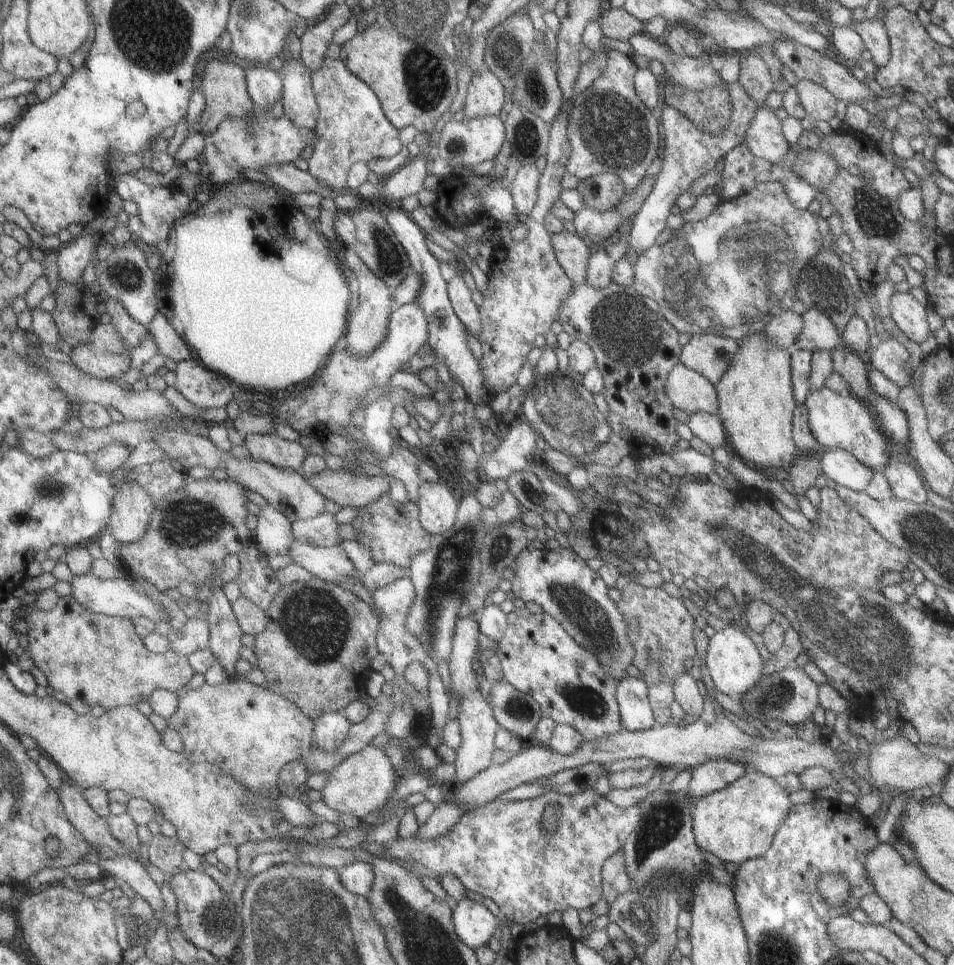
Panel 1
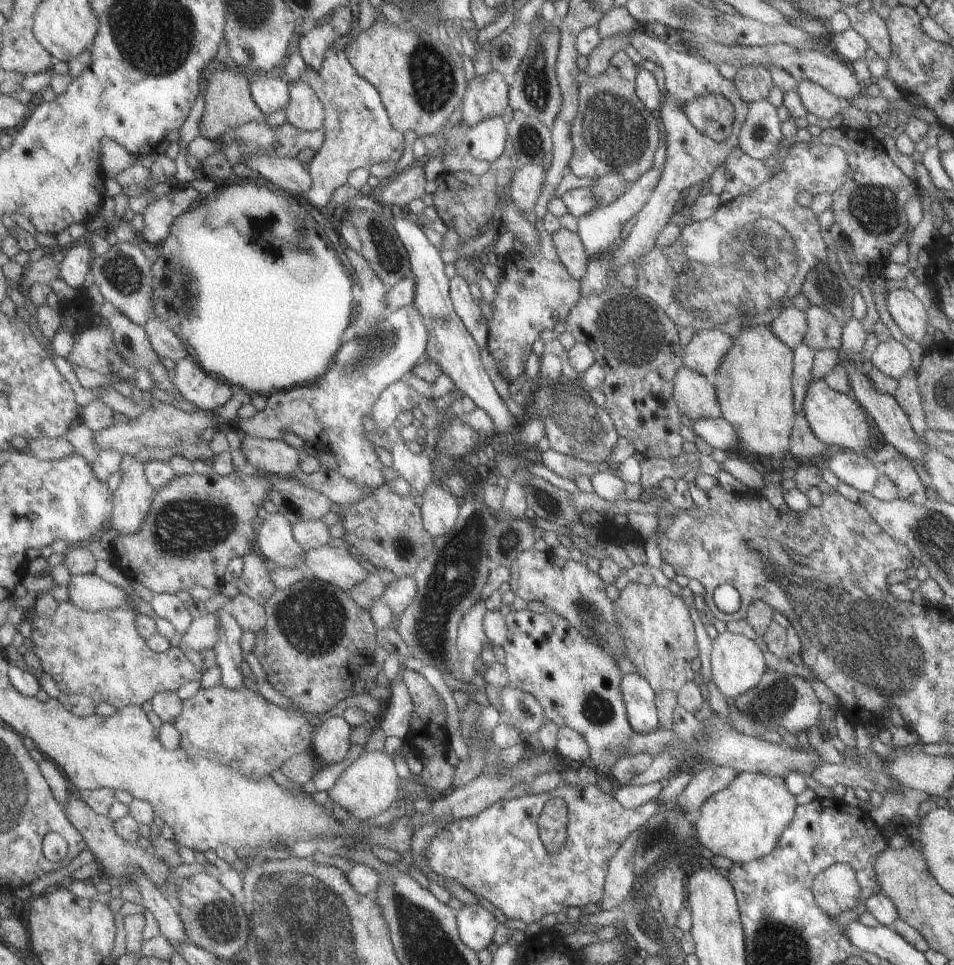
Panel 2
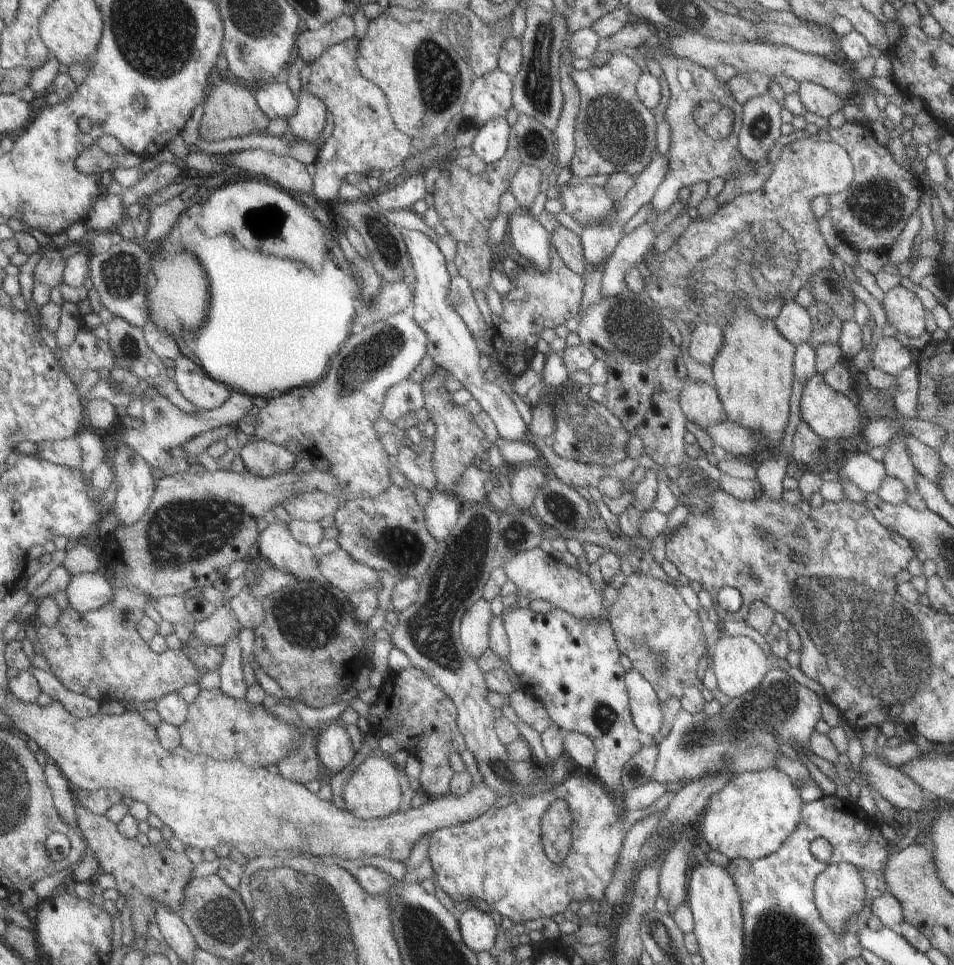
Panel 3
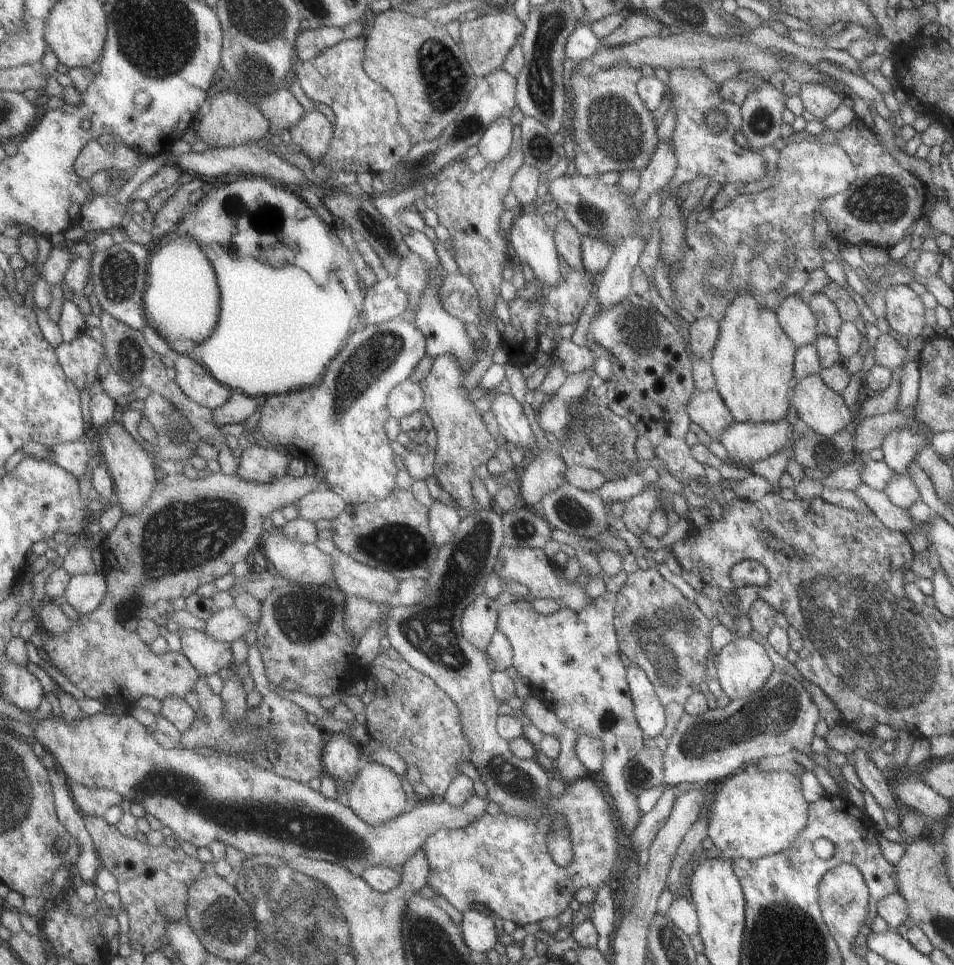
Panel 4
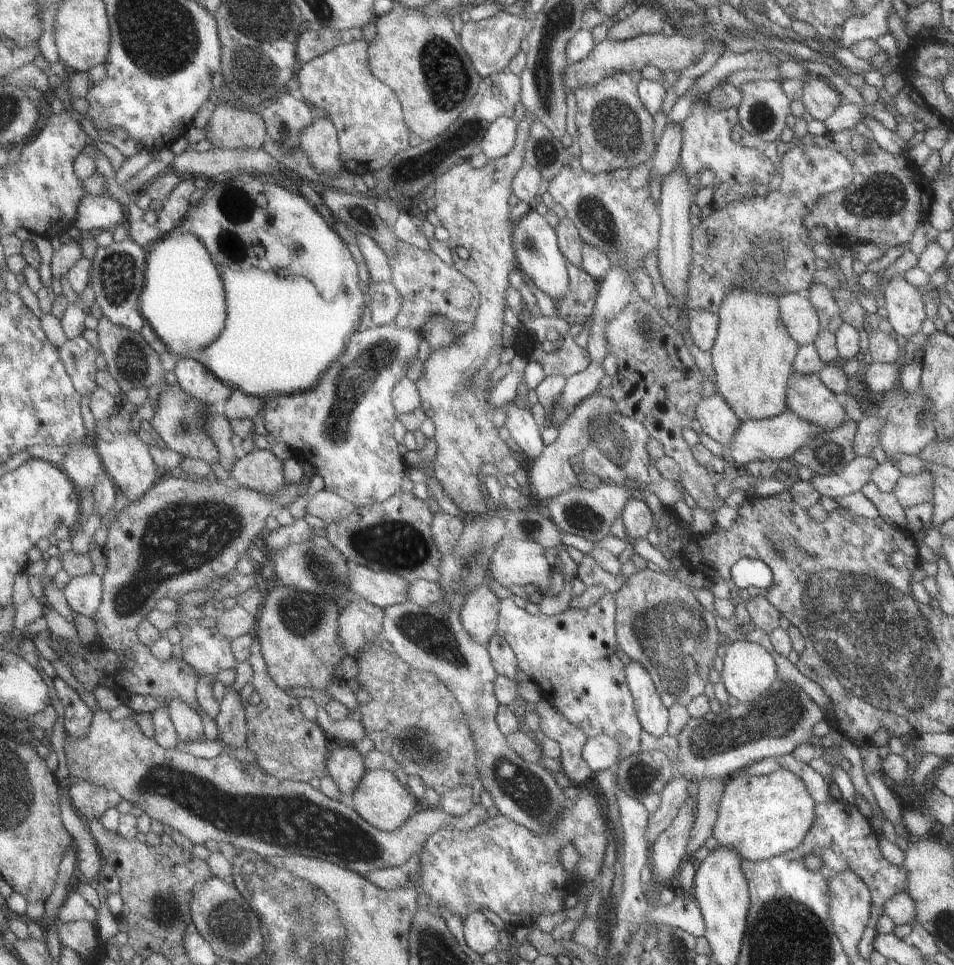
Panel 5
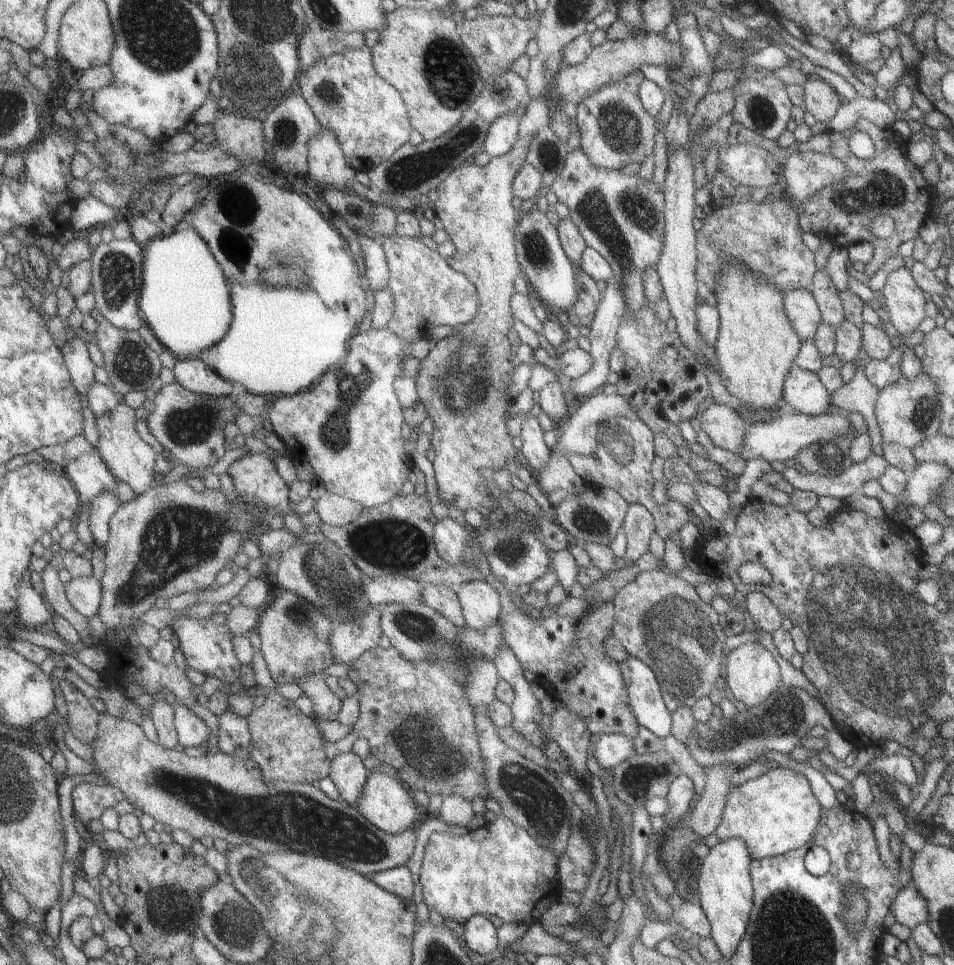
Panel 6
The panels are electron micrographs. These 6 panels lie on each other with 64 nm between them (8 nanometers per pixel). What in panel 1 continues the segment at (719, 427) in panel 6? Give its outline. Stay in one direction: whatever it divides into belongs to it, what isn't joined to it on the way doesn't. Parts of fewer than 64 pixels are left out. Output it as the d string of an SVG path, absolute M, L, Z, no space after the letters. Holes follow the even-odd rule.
M680 362L666 374L664 393L675 408L687 414L718 414L715 387L704 376L685 368Z

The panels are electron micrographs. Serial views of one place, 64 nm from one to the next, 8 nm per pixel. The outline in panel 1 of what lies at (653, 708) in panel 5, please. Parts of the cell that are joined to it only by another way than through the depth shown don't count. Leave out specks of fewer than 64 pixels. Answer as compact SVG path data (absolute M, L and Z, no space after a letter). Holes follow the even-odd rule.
M626 675L618 680L614 697L623 730L642 731L651 728L654 715L647 691L648 686L641 677Z

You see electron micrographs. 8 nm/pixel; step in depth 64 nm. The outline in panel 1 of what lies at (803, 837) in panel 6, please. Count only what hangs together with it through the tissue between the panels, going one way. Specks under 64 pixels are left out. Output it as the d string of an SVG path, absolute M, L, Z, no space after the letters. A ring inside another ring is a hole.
M745 770L728 785L706 794L692 805L690 821L694 843L700 851L711 852L723 862L739 864L758 857L768 849L791 805L780 780Z

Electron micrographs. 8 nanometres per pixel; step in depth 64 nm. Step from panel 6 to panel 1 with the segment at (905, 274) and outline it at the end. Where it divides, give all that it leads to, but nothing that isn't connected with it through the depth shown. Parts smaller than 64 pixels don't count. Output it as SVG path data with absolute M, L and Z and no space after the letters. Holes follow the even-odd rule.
M895 291L889 297L891 320L902 334L917 344L921 343L930 332L925 321L924 307L907 292Z

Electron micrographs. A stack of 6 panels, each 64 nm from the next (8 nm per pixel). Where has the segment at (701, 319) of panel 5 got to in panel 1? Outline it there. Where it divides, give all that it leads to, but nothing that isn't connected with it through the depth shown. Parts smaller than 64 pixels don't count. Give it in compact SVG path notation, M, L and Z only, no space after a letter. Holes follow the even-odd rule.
M698 334L691 335L689 341L680 347L679 360L685 368L694 370L704 376L713 386L730 365L732 356L737 350L738 342L724 335Z

